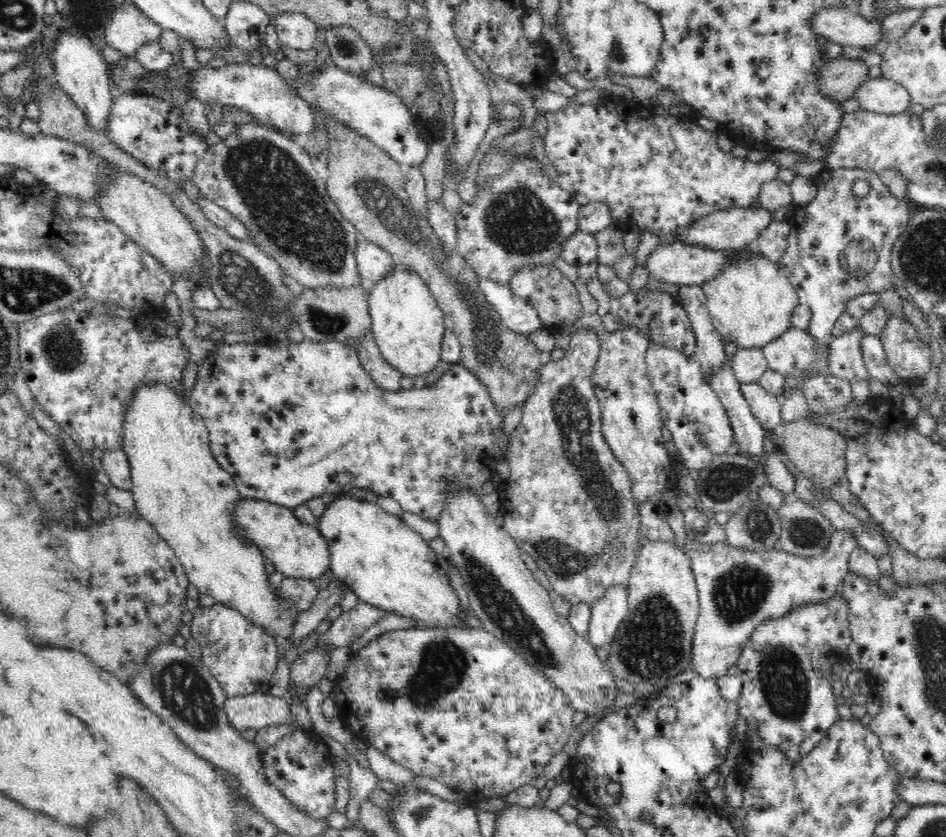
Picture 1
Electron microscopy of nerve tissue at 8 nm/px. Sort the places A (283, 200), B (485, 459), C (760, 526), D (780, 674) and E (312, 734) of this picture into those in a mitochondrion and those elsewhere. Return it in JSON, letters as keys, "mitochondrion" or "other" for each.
{"A":"mitochondrion","B":"other","C":"mitochondrion","D":"mitochondrion","E":"other"}

